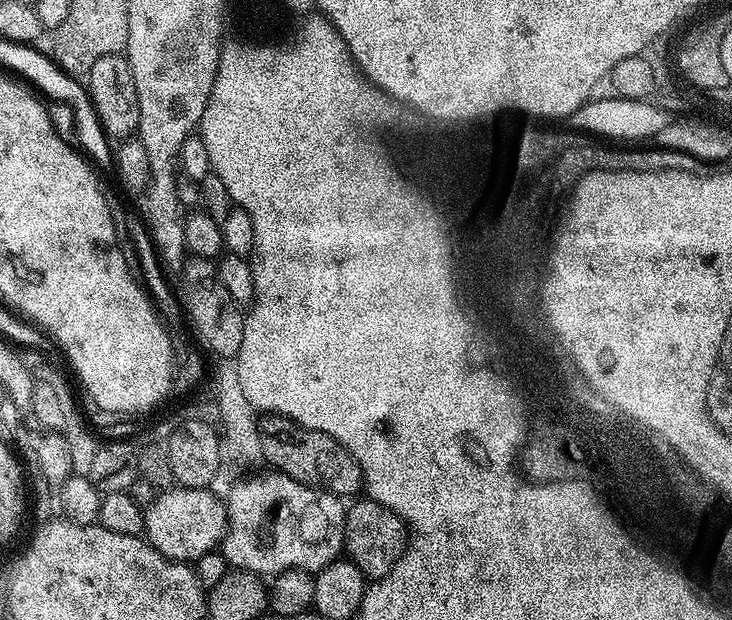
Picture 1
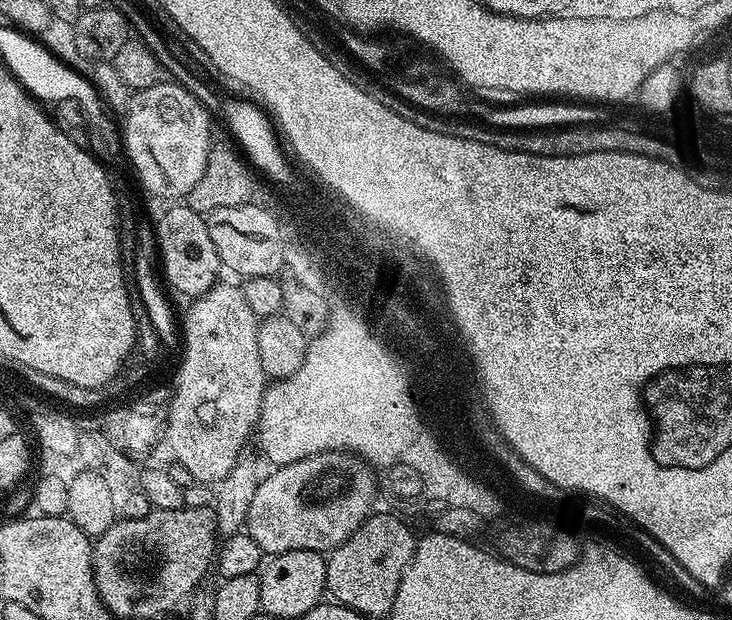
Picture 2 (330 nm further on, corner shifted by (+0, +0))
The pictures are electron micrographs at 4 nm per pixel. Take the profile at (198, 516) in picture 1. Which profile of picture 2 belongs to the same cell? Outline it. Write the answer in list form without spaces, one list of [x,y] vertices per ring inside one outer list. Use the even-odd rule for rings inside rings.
[[[312,455],[303,459],[303,464],[273,467],[258,486],[258,494],[250,502],[246,530],[254,542],[258,542],[261,553],[277,556],[290,550],[314,550],[327,554],[339,547],[337,540],[344,543],[359,528],[360,517],[367,512],[371,499],[372,481],[367,469],[344,456]]]

